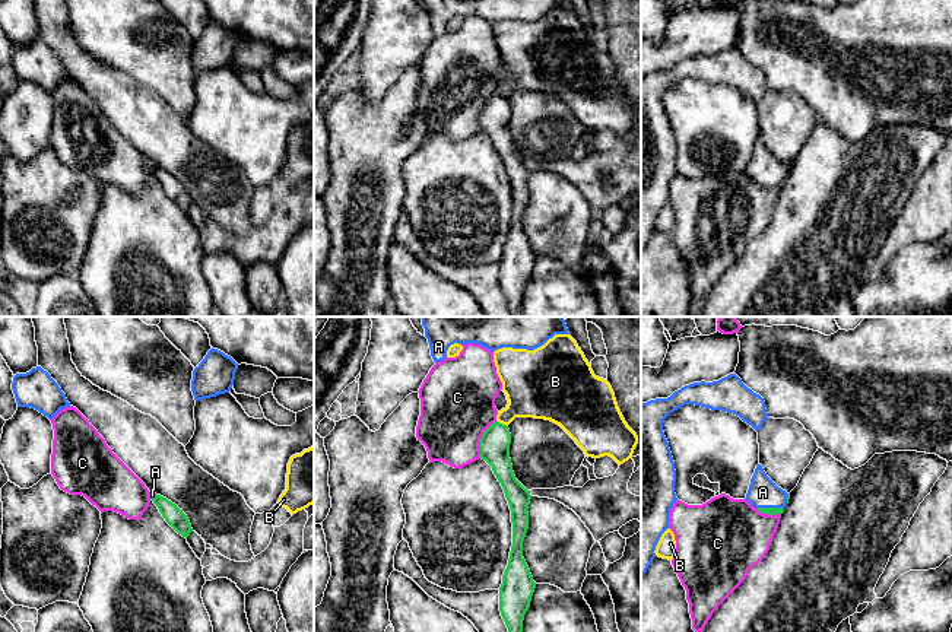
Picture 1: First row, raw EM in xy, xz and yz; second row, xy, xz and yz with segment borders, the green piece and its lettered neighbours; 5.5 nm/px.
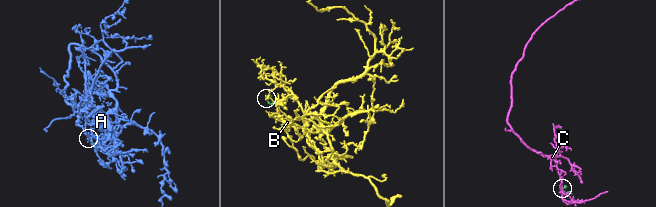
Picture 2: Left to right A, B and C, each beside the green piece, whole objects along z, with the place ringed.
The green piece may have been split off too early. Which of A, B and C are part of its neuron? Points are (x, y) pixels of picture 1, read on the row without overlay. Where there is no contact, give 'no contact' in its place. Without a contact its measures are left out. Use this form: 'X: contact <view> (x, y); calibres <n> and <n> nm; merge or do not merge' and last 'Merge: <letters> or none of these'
A: contact yz (770, 181); calibres 50 and 170 nm; merge
B: contact xz (501, 97); calibres 170 and 300 nm; do not merge
C: contact xz (481, 113); calibres 170 and 420 nm; do not merge
Merge: A

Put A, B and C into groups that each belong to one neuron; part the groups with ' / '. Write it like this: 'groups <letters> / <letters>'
groups A / B / C

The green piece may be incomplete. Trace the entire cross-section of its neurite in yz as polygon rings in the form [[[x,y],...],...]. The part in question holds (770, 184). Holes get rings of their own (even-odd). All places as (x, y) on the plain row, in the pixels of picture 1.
[[[758,137],[751,152],[746,174],[762,187],[783,187],[788,177],[788,166],[778,161]]]

